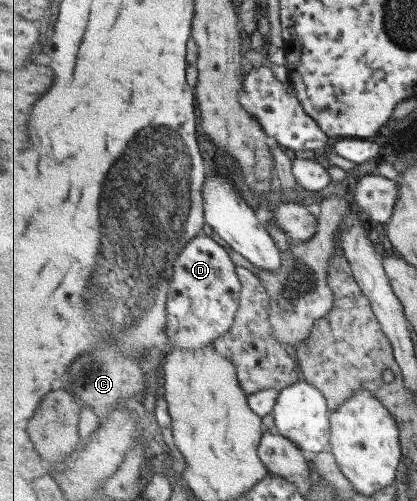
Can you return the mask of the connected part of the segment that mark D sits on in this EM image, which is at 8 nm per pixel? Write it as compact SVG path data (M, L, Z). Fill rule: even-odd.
M200 234L182 250L174 265L174 280L168 297L169 346L182 349L207 347L235 322L242 303L242 282L227 248L207 234Z

